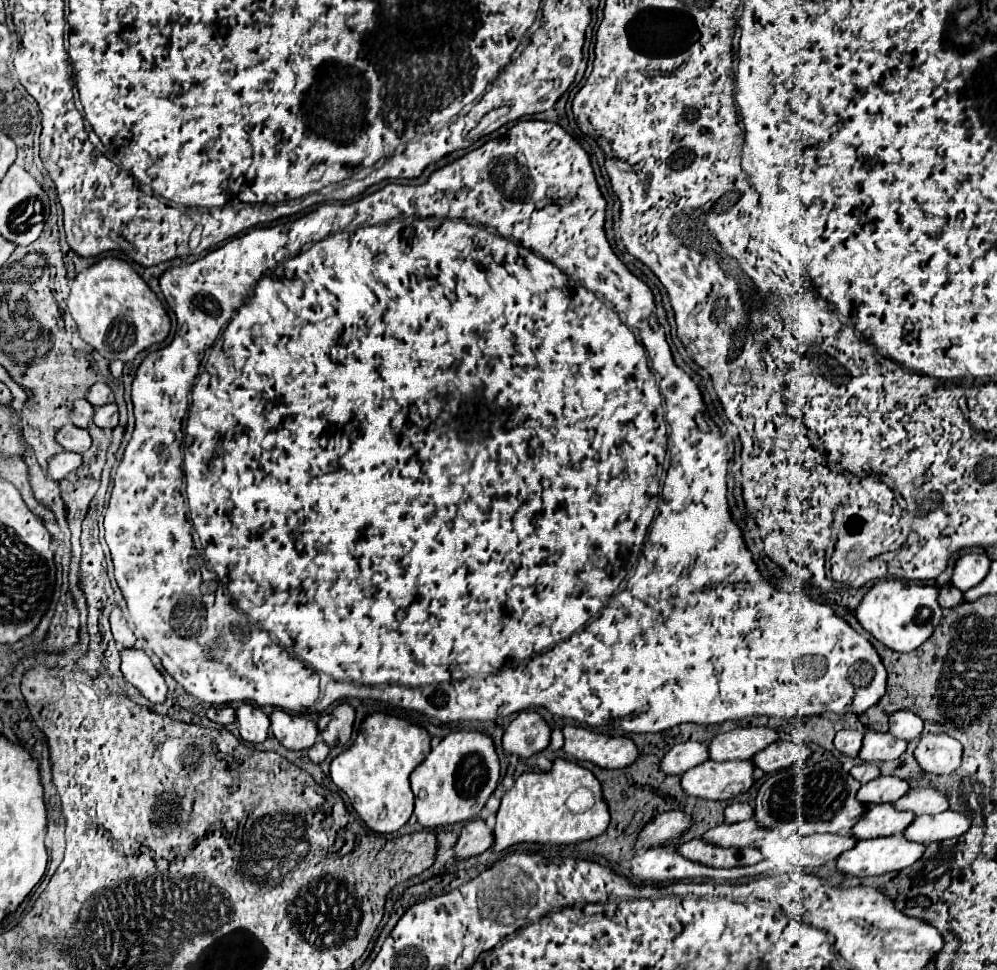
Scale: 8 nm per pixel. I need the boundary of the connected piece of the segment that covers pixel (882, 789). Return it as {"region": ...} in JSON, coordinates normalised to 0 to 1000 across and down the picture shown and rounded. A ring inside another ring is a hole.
{"region":[[[882,800],[876,806],[870,806],[862,812],[860,825],[864,829],[876,831],[876,829],[886,829],[886,827],[898,827],[902,825],[908,816],[912,814],[910,806],[900,804],[896,800]]]}

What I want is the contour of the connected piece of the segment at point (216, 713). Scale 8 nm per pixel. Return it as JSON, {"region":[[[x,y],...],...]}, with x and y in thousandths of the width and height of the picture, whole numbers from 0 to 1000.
{"region":[[[218,728],[218,730],[210,730],[208,732],[208,740],[216,746],[222,746],[222,748],[230,748],[236,744],[236,732],[232,728]]]}

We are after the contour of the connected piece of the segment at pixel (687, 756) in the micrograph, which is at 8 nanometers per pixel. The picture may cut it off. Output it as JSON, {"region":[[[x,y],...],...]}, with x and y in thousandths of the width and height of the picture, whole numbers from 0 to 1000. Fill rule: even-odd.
{"region":[[[685,765],[685,767],[675,769],[663,781],[663,794],[667,794],[667,798],[683,800],[691,792],[707,784],[709,784],[709,765]]]}

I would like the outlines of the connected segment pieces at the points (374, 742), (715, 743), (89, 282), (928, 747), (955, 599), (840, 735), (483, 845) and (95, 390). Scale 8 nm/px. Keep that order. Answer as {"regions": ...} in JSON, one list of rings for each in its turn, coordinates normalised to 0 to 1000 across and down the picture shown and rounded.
{"regions":[[[[372,736],[360,748],[356,765],[332,786],[332,804],[344,814],[370,856],[392,860],[398,858],[414,839],[414,816],[410,812],[410,798],[432,775],[432,761],[426,751],[410,746],[408,742]]],[[[737,751],[729,757],[719,757],[711,765],[711,784],[751,784],[755,777],[779,763],[779,755],[773,751]]],[[[107,264],[79,280],[71,293],[67,318],[79,336],[81,348],[107,371],[129,373],[151,355],[163,353],[172,340],[161,309],[121,266]]],[[[950,757],[924,759],[918,771],[918,784],[928,798],[952,800],[964,790],[966,769],[962,763]]],[[[948,602],[944,606],[944,612],[942,612],[942,621],[946,627],[954,627],[958,623],[966,623],[966,610],[962,610],[956,602]]],[[[842,753],[838,757],[838,771],[844,777],[848,777],[848,779],[858,781],[862,777],[864,763],[866,763],[866,755],[860,755],[860,753]]],[[[472,845],[464,852],[454,876],[456,876],[456,885],[468,887],[484,880],[492,872],[494,872],[494,858],[486,852],[484,845]]],[[[93,396],[89,406],[87,406],[87,412],[93,416],[93,419],[103,419],[103,416],[109,416],[109,414],[115,414],[115,408],[113,408],[113,402],[107,398],[107,396]]]]}

